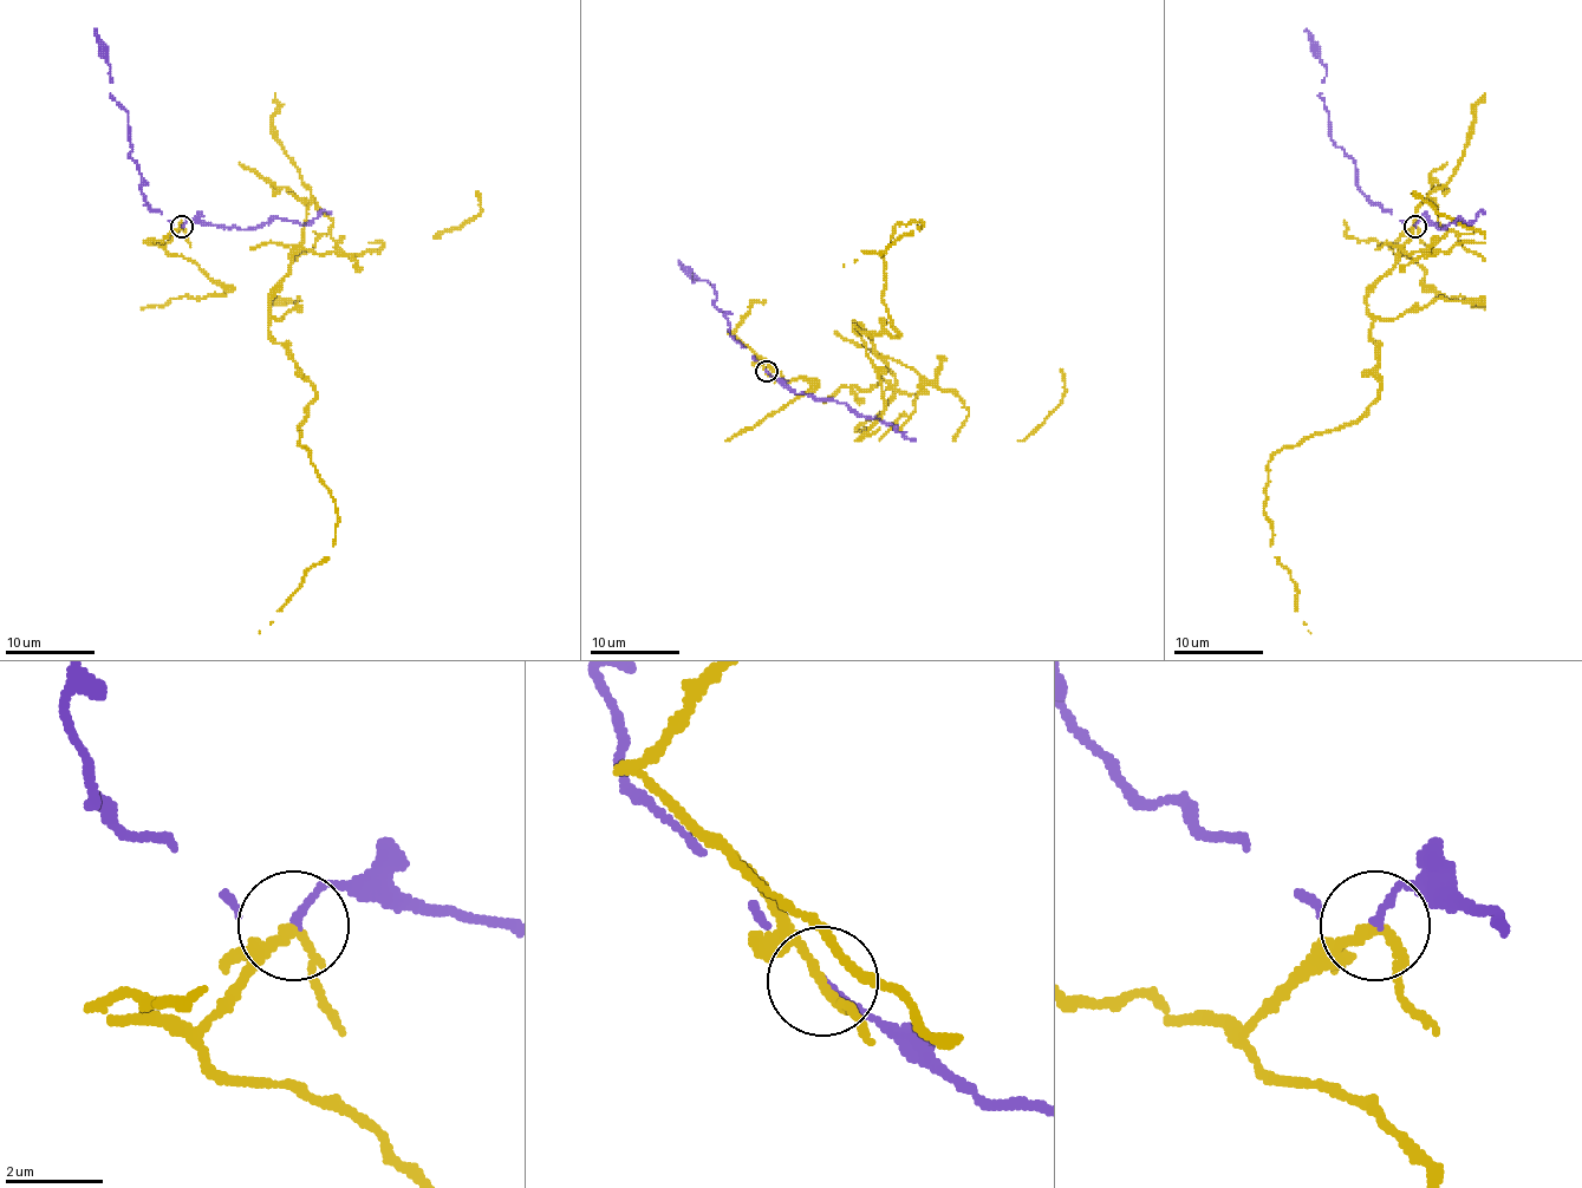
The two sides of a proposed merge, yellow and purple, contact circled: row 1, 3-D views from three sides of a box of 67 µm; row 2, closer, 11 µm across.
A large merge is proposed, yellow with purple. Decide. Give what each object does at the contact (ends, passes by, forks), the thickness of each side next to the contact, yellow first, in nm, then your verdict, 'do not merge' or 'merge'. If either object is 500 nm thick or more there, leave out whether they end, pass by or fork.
yellow passes by; purple ends there; 170 nm thick on the yellow side, 150 nm on the other; do not merge

